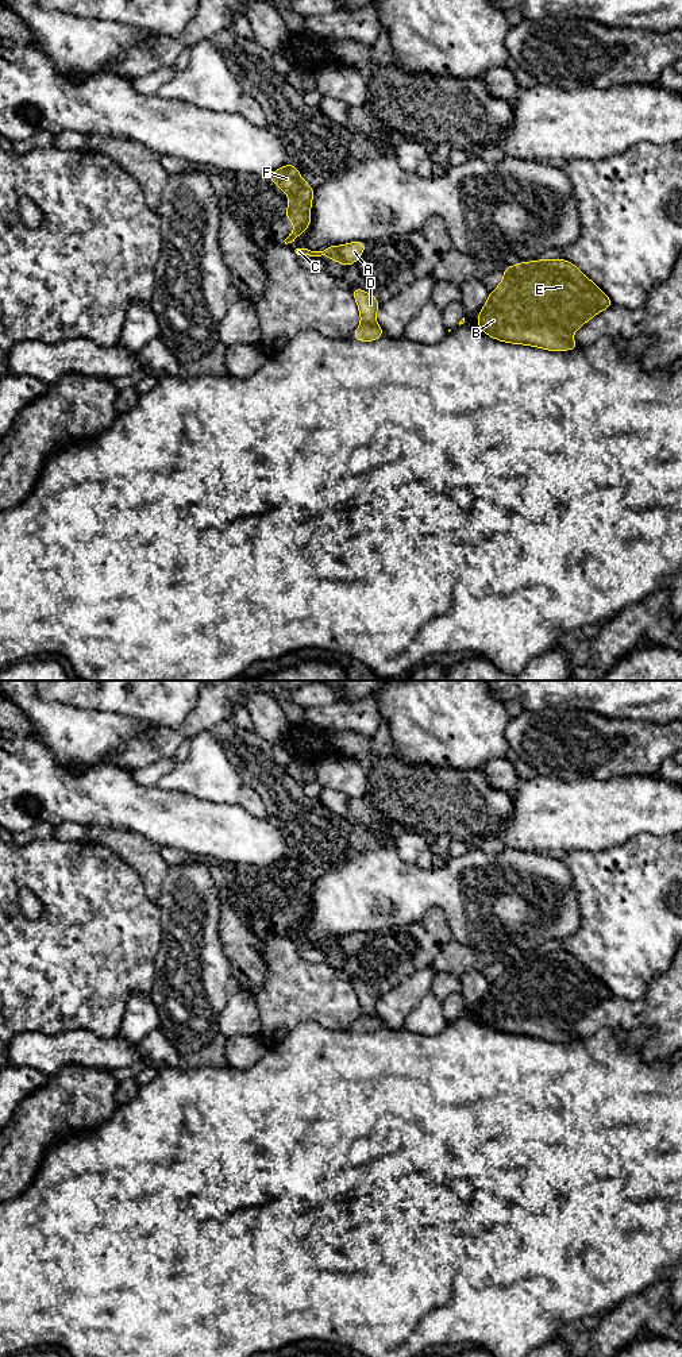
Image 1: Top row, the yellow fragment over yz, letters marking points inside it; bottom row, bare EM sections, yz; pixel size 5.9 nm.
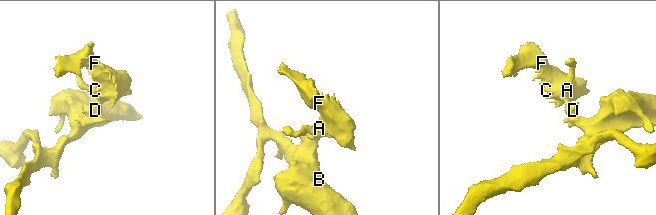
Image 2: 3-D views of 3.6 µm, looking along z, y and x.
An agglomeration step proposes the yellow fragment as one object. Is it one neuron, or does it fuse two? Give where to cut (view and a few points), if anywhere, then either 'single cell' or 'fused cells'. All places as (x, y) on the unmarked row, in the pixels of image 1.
yz (362, 1014), (374, 1016) | fused cells

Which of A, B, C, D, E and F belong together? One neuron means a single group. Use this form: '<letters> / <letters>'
A C D F / B E

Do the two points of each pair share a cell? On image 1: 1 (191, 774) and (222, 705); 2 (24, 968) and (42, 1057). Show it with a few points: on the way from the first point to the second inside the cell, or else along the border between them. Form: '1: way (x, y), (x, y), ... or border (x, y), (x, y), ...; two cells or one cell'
1: border (210, 729), (201, 729), (191, 739); two cells
2: border (68, 1029), (60, 1033), (20, 1032), (14, 1039); two cells

